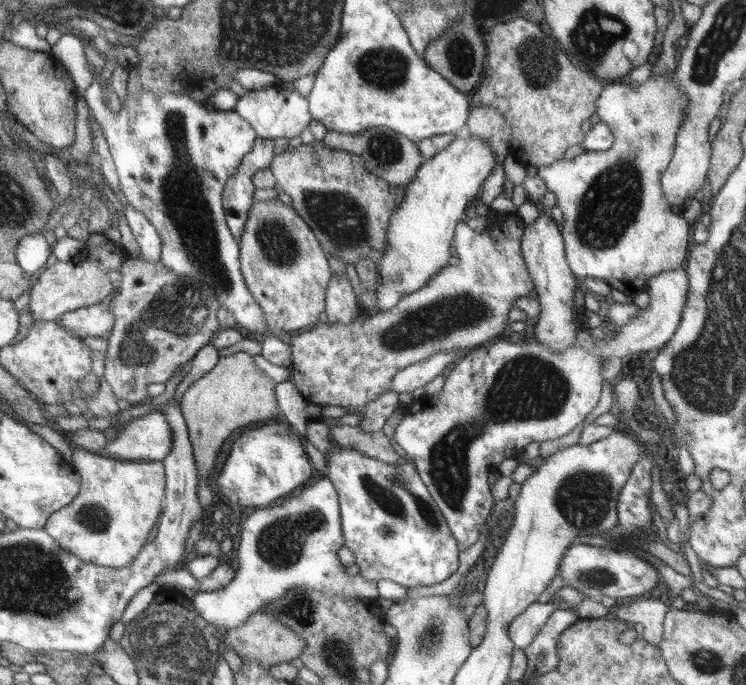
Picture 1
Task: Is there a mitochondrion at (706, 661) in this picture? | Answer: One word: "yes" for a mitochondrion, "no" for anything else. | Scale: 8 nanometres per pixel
yes

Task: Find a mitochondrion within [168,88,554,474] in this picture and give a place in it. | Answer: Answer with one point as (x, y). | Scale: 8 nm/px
(421, 327)

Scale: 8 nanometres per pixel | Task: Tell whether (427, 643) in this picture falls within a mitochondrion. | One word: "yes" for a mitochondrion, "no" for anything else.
yes

